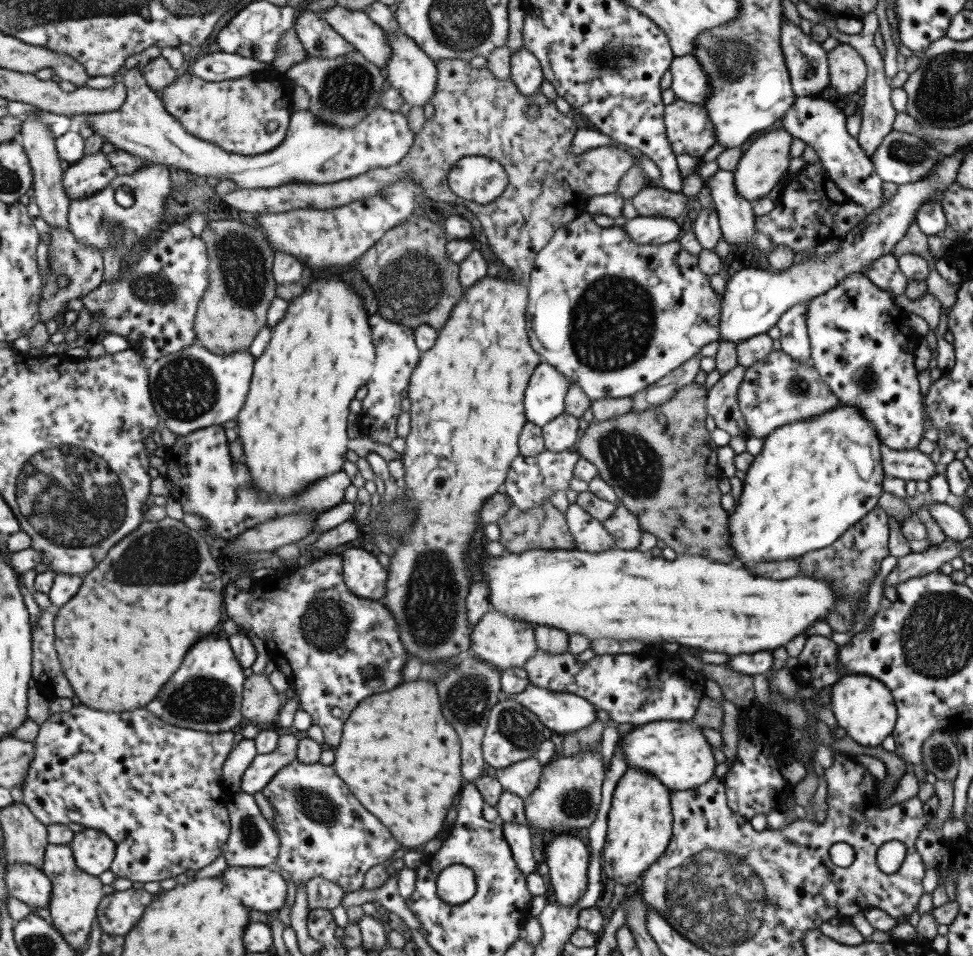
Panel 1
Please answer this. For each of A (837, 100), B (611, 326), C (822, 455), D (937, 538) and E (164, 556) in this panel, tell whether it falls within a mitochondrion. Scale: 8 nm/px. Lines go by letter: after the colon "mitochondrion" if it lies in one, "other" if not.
A: other
B: mitochondrion
C: other
D: other
E: mitochondrion

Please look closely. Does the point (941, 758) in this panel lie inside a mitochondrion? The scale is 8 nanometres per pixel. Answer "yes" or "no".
yes

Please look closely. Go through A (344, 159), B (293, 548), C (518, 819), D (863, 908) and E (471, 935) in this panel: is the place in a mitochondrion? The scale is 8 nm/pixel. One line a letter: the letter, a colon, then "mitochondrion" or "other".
A: mitochondrion
B: other
C: other
D: other
E: mitochondrion

